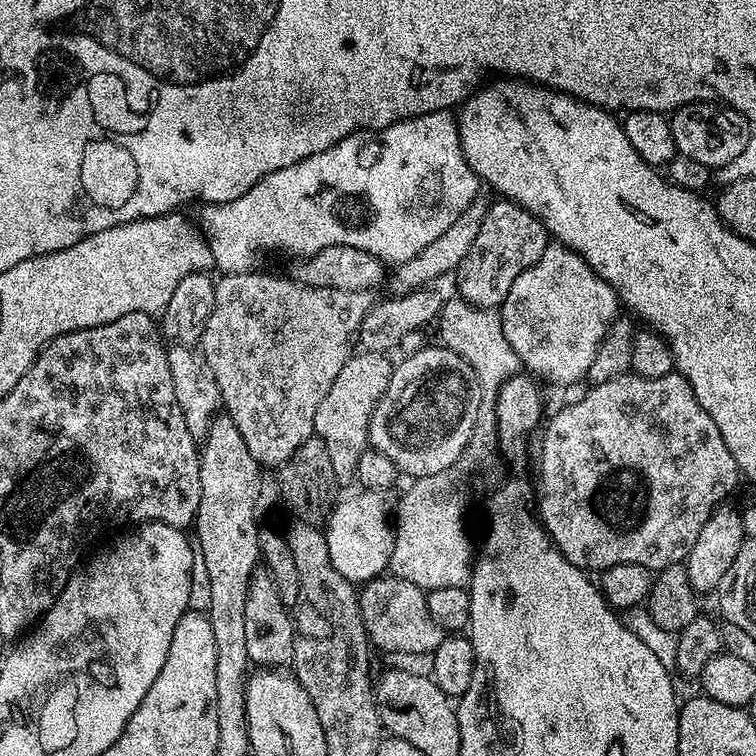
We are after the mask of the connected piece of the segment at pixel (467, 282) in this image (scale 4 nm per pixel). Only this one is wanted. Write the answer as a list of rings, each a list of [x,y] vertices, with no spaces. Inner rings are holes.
[[[503,198],[497,201],[489,207],[486,218],[482,218],[478,238],[474,238],[470,251],[454,273],[459,299],[479,308],[499,309],[506,294],[510,294],[510,286],[514,286],[518,274],[522,274],[522,270],[530,270],[530,266],[542,258],[542,250],[546,250],[550,243],[542,222],[534,218],[530,210]]]

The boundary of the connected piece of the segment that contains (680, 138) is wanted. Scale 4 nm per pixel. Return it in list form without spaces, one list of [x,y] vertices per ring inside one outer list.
[[[698,100],[684,104],[671,113],[670,119],[677,153],[713,170],[726,166],[754,135],[753,125],[738,109],[719,102]]]

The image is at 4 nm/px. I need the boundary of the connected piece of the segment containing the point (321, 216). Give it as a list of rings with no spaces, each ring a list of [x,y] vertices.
[[[451,111],[431,112],[421,116],[411,116],[409,120],[399,120],[397,124],[391,124],[385,128],[375,130],[361,130],[352,136],[346,137],[342,142],[338,142],[330,150],[322,150],[322,154],[314,154],[294,166],[286,166],[282,170],[274,170],[274,174],[266,174],[242,198],[234,198],[234,202],[222,202],[221,204],[204,204],[201,207],[198,227],[200,233],[206,238],[210,246],[213,265],[221,273],[242,272],[249,267],[255,252],[260,252],[263,248],[277,248],[280,252],[289,252],[292,258],[303,258],[318,254],[326,246],[354,246],[358,250],[366,250],[374,258],[378,258],[385,265],[395,266],[414,258],[414,254],[422,254],[434,238],[439,238],[441,234],[446,234],[454,222],[466,210],[466,206],[472,204],[472,199],[481,191],[481,181],[476,179],[474,170],[466,162],[462,154],[460,145],[460,125],[457,117]]]

